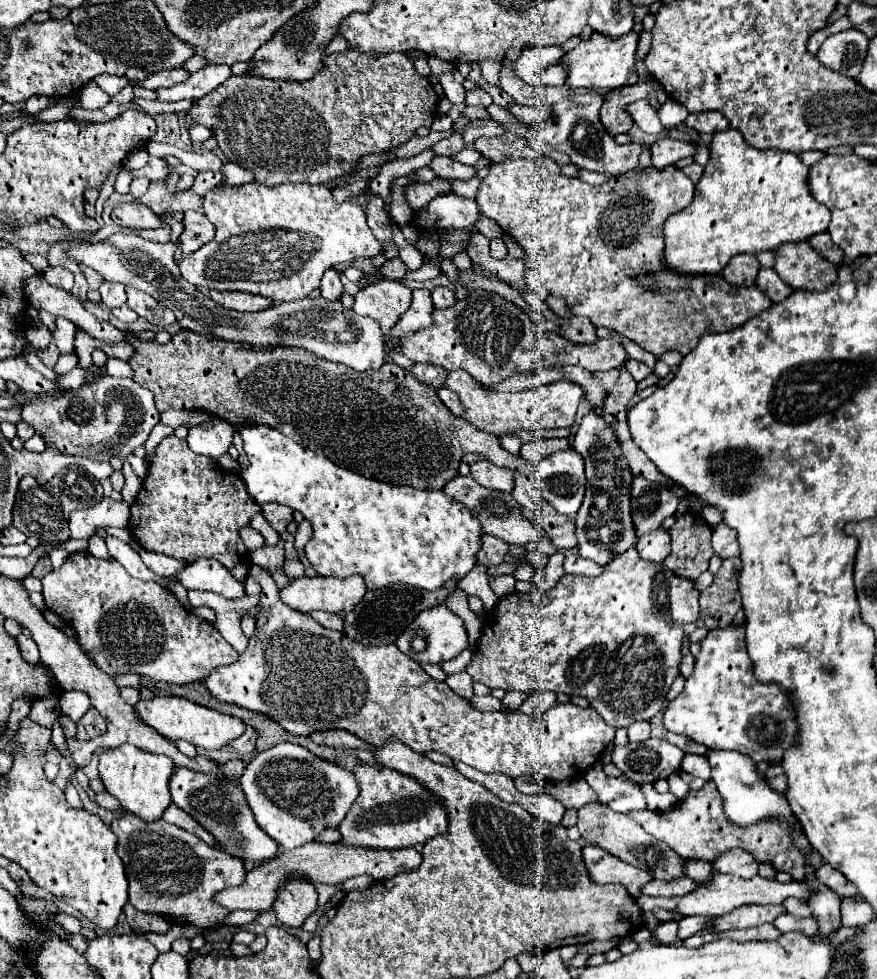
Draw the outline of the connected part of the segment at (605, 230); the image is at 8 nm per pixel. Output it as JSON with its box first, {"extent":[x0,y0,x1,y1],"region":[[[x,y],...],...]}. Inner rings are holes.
{"extent":[477,156,773,356],"region":[[[543,156],[539,160],[519,158],[491,164],[489,174],[479,184],[477,204],[483,216],[495,220],[505,234],[509,234],[525,250],[527,262],[535,264],[539,278],[525,278],[525,282],[540,299],[544,300],[552,294],[563,296],[575,316],[587,316],[595,326],[611,328],[655,356],[661,356],[667,350],[677,350],[685,356],[697,346],[701,334],[739,328],[745,320],[773,304],[757,286],[729,286],[719,276],[683,276],[663,266],[663,222],[669,214],[689,206],[693,196],[695,184],[675,166],[665,170],[637,168],[591,188],[579,178],[563,176],[561,166],[555,164],[553,158]],[[639,272],[651,272],[657,276],[659,288],[655,294],[647,294],[643,290],[637,278]],[[687,304],[689,310],[685,310],[685,324],[679,326],[677,314]]]}

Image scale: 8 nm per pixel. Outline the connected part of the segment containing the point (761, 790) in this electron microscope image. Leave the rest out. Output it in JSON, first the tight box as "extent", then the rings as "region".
{"extent":[707,750,793,826],"region":[[[709,750],[707,760],[711,766],[711,778],[723,796],[725,814],[733,824],[747,826],[751,822],[759,822],[765,818],[783,818],[783,820],[793,818],[789,812],[787,800],[769,788],[765,778],[757,774],[751,758],[747,758],[745,754],[733,752],[733,750]]]}

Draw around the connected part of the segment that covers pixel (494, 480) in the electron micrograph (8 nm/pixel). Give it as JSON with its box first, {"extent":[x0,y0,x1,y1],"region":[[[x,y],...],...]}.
{"extent":[471,460,513,492],"region":[[[479,460],[479,462],[471,464],[471,478],[475,482],[479,482],[481,486],[491,488],[491,490],[499,490],[499,492],[511,492],[513,490],[511,470],[499,468],[499,466],[491,464],[489,460]]]}

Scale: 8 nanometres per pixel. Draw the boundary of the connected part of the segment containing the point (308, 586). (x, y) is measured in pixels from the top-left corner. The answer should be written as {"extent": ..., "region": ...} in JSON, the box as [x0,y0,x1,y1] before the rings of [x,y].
{"extent":[279,574,367,614],"region":[[[353,574],[345,580],[339,578],[299,578],[291,580],[279,594],[279,598],[293,610],[309,614],[313,610],[327,612],[349,612],[353,610],[367,588],[359,574]]]}

